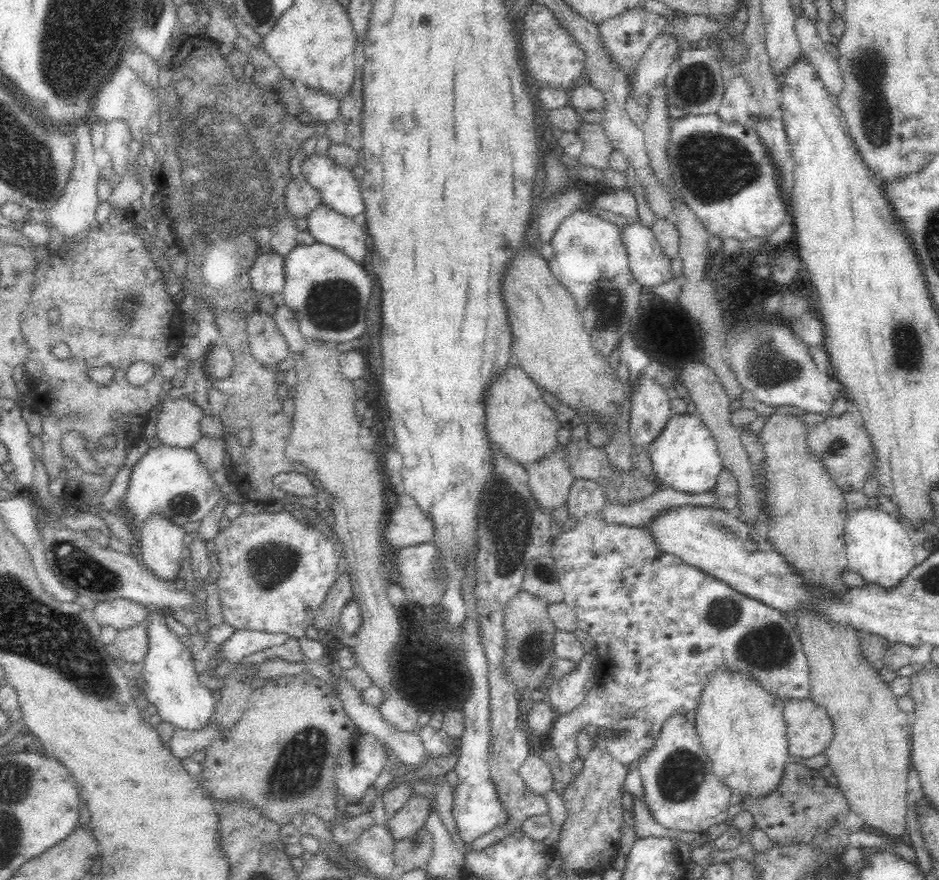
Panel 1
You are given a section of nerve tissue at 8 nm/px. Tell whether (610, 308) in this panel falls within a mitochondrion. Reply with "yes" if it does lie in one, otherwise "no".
yes

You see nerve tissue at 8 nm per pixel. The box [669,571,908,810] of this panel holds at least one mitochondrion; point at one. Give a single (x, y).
(770, 647)

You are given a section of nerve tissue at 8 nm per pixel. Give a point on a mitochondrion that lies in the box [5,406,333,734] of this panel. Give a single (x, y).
(76, 567)

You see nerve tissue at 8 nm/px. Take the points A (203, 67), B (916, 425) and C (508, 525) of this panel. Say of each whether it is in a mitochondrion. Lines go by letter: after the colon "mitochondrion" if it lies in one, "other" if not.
A: other
B: other
C: mitochondrion

